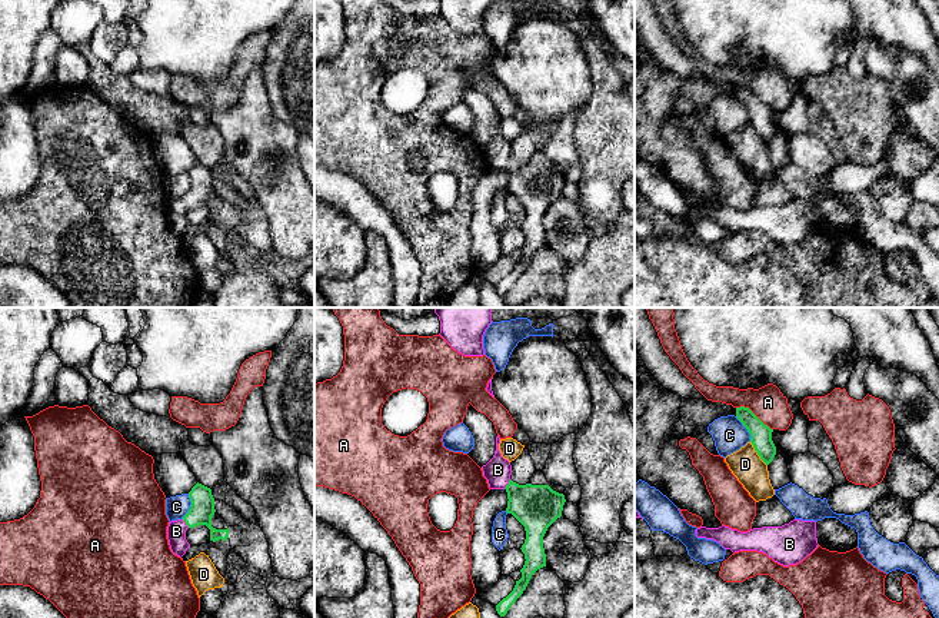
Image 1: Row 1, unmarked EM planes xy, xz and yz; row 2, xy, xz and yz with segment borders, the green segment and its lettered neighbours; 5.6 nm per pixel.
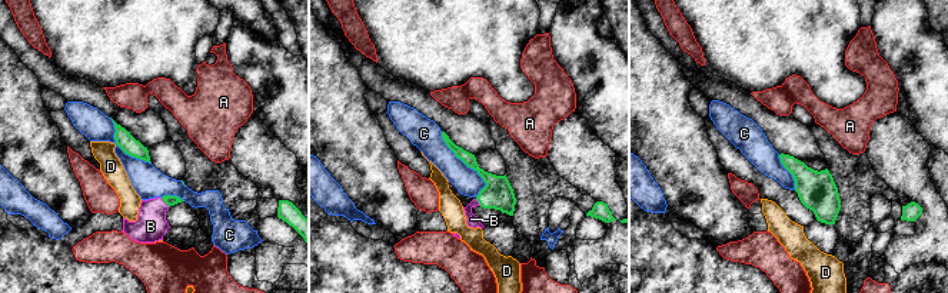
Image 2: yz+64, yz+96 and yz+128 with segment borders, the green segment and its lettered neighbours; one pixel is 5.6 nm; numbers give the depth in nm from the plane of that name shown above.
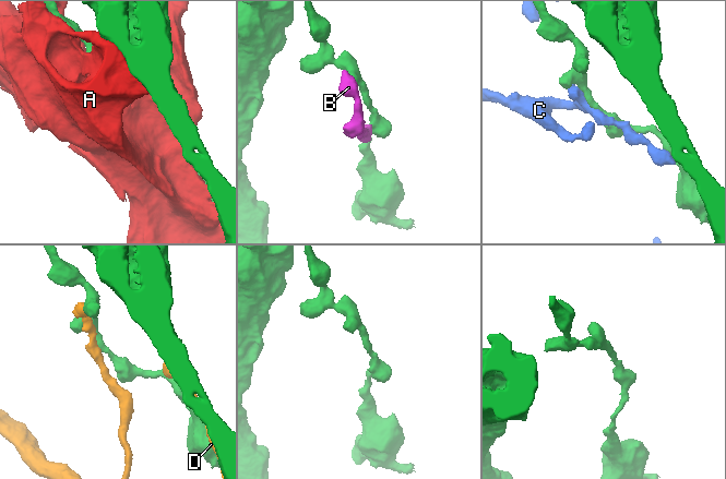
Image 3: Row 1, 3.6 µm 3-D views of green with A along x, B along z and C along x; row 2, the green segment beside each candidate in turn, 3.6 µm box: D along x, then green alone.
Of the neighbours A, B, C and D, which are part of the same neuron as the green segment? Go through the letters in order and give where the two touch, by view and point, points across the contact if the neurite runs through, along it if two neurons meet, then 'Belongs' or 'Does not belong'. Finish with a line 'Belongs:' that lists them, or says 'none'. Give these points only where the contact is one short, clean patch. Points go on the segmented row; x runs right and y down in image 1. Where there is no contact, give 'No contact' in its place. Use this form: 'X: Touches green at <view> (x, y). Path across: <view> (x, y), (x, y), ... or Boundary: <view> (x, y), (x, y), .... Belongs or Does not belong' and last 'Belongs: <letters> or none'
A: Touches green at yz (753, 414). Does not belong
B: Touches green at xz (508, 484). Path across: xz (536, 507), (528, 504), (508, 484), (498, 474), (498, 469). Belongs
C: Touches green at xy (190, 507). Does not belong
D: Touches green at yz (758, 454). Does not belong
Belongs: B

